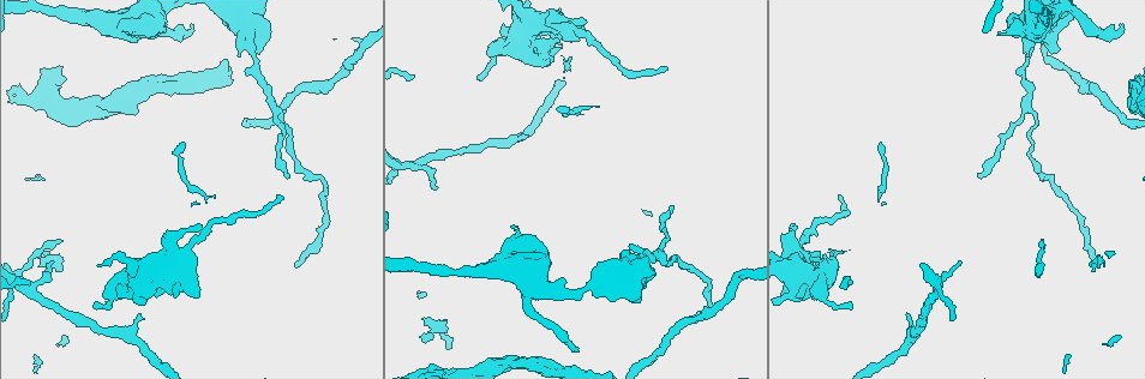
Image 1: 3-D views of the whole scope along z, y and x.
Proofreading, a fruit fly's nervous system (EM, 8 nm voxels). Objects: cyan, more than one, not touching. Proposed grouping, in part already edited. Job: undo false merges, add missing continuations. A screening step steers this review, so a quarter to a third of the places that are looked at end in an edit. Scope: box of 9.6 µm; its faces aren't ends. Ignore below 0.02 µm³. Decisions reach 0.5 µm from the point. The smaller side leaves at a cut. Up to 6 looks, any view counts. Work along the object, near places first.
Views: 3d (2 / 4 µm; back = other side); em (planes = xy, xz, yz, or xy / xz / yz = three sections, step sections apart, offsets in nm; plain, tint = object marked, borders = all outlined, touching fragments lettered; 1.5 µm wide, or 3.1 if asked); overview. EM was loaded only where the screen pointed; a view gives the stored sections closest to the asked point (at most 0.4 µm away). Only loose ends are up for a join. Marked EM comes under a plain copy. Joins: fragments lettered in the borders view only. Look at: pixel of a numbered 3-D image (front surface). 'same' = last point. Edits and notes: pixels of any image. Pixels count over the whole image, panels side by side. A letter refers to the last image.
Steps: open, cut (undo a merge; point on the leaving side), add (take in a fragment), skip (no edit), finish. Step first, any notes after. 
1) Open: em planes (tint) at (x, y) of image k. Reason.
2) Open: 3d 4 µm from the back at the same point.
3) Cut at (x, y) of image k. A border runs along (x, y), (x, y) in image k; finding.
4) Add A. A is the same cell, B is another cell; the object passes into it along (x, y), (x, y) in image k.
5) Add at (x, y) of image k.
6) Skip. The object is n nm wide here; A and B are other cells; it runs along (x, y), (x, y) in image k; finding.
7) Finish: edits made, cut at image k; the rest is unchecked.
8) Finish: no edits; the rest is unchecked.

Open: 3d 2 µm at (575, 350) of image 1. Thin end.

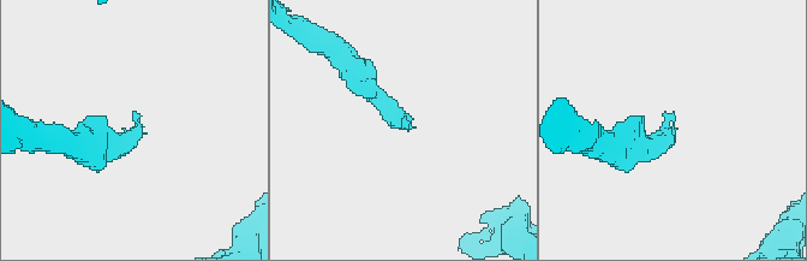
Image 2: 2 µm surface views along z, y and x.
Open: em xy step 8 (tint) at (400, 123) of image 2.

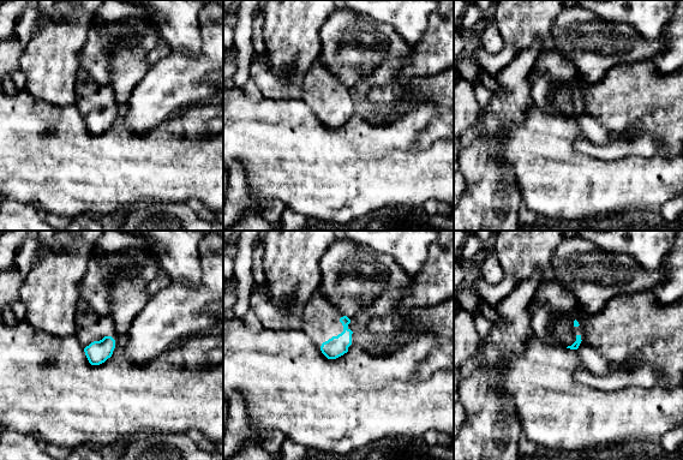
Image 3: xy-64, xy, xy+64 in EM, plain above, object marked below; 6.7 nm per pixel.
Open: em planes (borders) at the same point. Another direction.

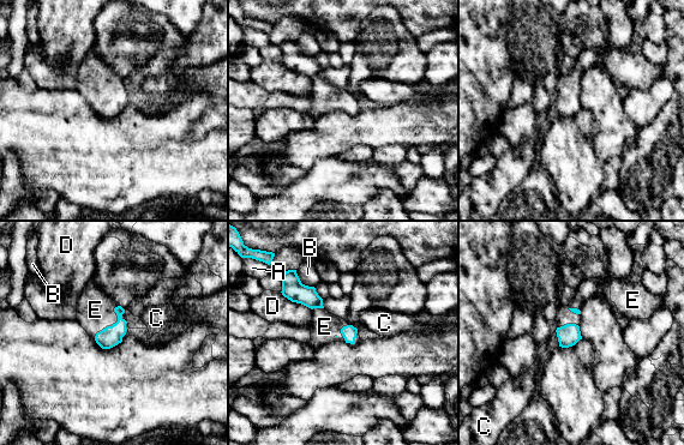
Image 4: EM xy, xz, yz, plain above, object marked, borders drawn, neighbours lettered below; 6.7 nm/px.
Add E. E is the same cell, A, B, C and D are other cells; the neuron continues.

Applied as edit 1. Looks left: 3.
Open: overview.

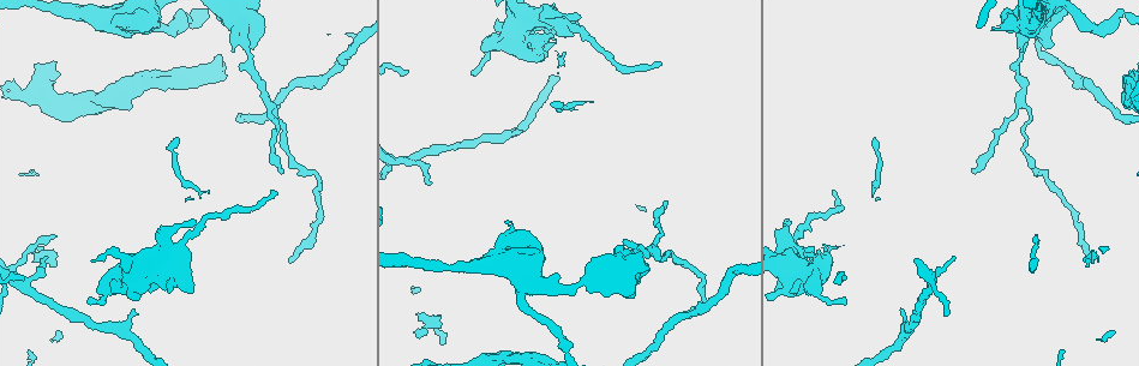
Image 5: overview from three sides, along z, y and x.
Open: em xz step 8 (borders) at (972, 168) of image 5. An open end.

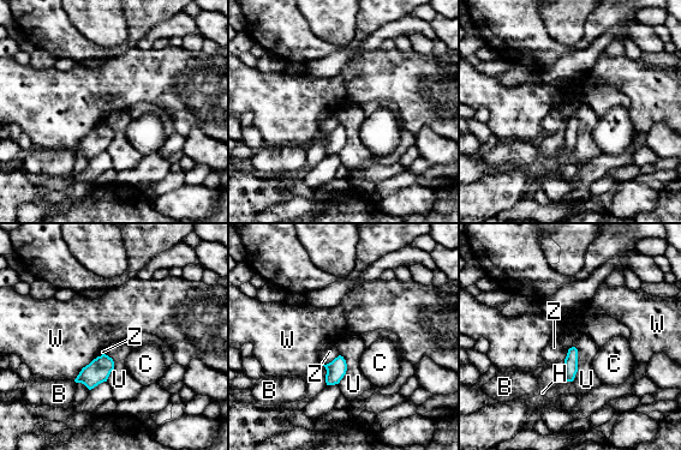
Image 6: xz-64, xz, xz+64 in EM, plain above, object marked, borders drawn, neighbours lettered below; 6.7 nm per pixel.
Skip. B, C, H, U, W and Z are other cells; a border runs along (574, 346), (577, 373), (572, 380) in image 6; no lettered fragment goes on from it.

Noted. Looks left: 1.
Finish: edits made, add at image 4; the rest is unchecked.

